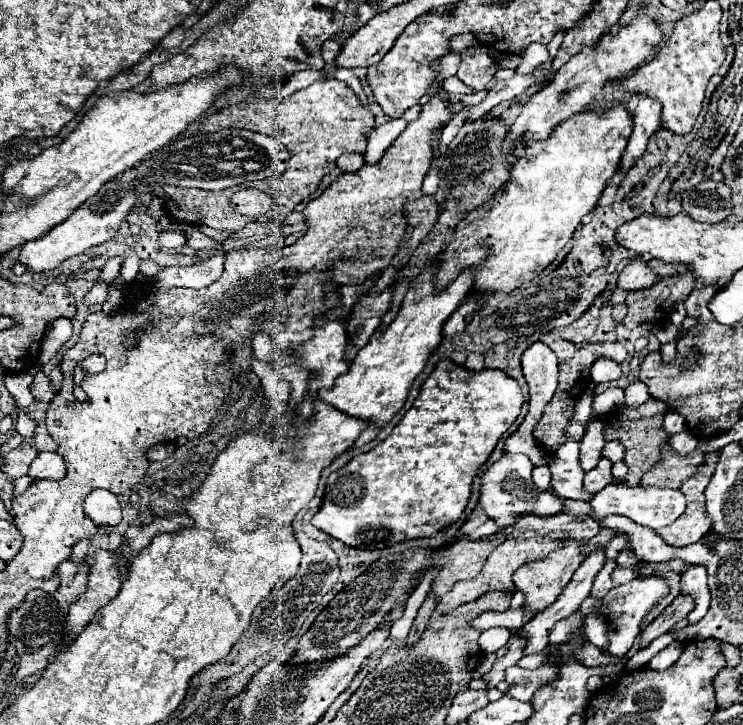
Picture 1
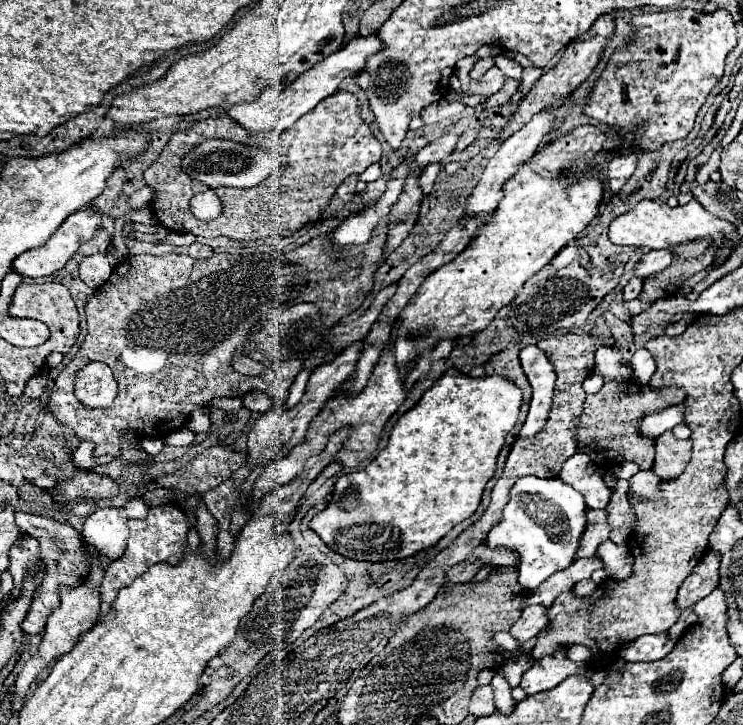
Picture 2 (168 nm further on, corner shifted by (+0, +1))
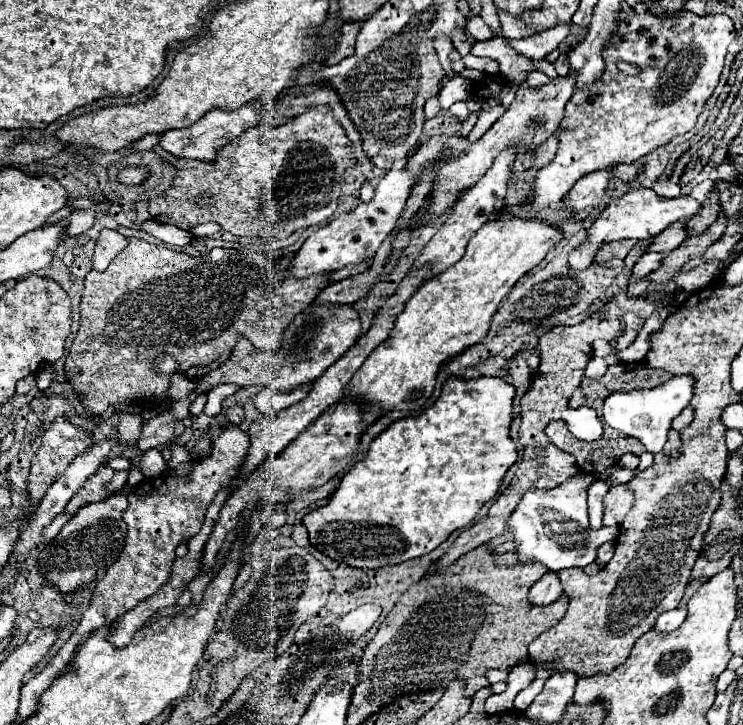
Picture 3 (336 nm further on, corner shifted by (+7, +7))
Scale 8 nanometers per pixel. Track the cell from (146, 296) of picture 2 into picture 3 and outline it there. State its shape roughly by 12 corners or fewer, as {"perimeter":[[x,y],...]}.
{"perimeter":[[142,239],[86,275],[66,381],[98,417],[238,335],[288,323],[330,273]]}

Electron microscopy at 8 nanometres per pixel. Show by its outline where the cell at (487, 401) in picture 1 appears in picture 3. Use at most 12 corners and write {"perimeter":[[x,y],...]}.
{"perimeter":[[448,377],[304,515],[380,569],[466,527],[516,461],[514,385]]}

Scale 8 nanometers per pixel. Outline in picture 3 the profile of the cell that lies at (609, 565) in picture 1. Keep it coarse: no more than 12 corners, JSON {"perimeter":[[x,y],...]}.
{"perimeter":[[614,465],[606,483],[614,487],[630,481],[636,470]]}

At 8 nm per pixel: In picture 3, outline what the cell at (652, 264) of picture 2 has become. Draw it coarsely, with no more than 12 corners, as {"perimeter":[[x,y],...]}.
{"perimeter":[[670,225],[652,239],[648,251],[662,253],[682,245],[688,233]]}

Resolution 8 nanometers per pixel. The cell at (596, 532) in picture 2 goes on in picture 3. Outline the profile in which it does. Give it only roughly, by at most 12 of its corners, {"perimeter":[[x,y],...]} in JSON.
{"perimeter":[[626,485],[604,497],[604,527],[618,527],[634,495]]}

